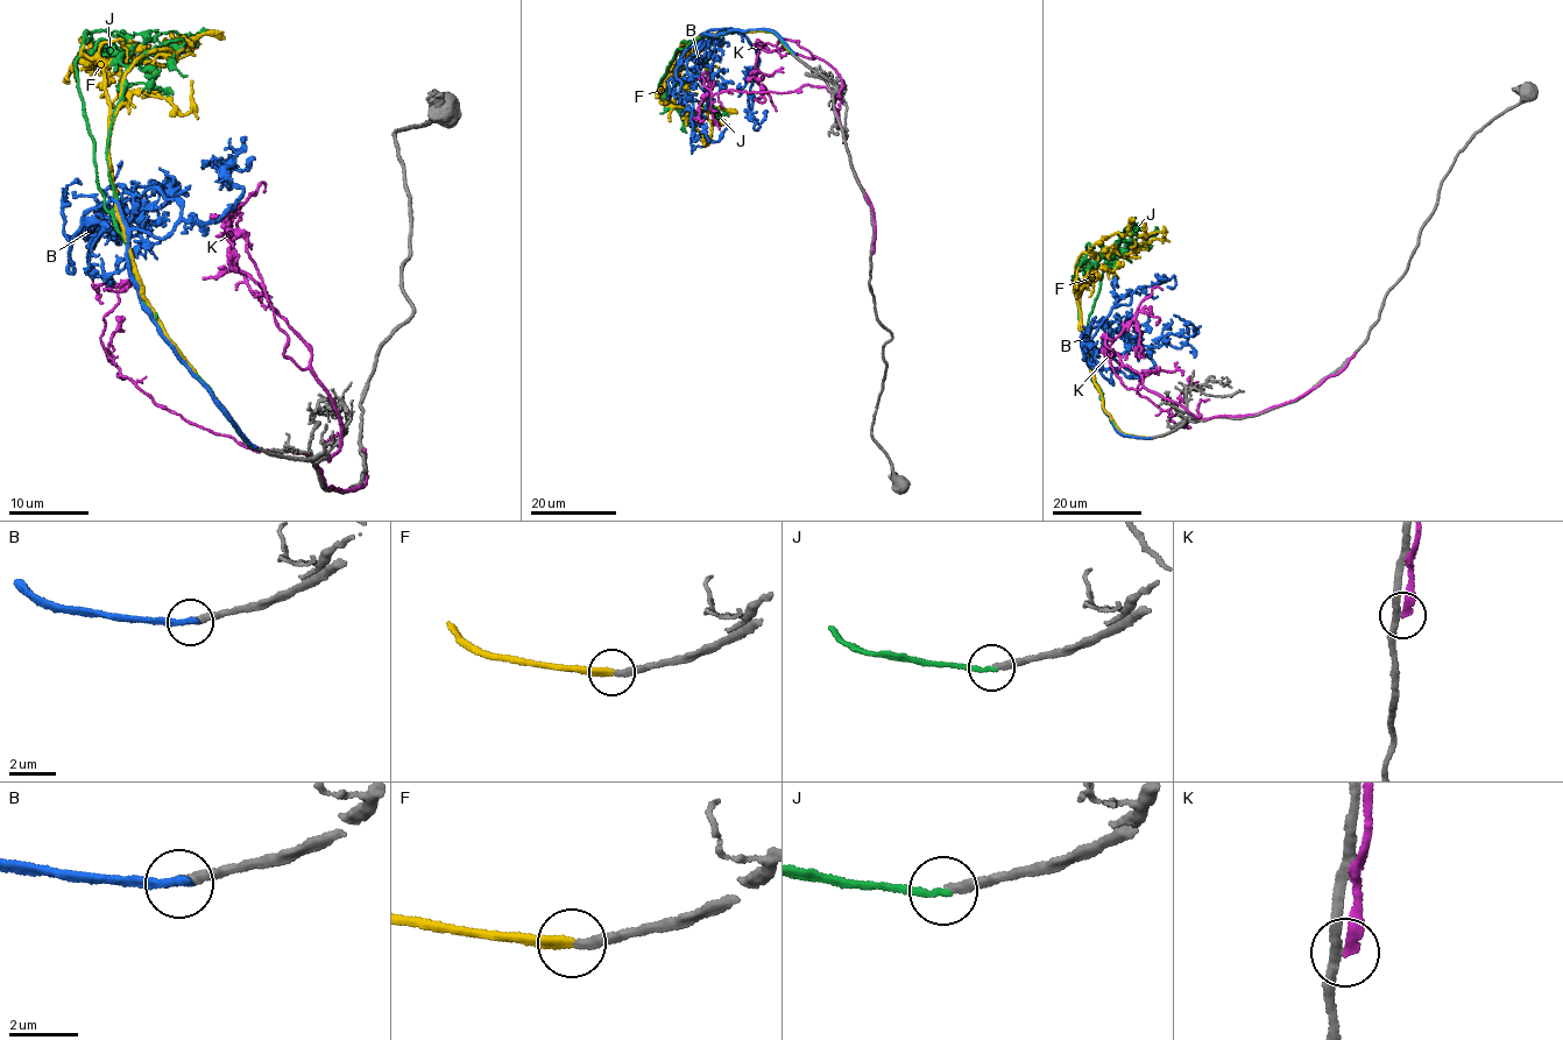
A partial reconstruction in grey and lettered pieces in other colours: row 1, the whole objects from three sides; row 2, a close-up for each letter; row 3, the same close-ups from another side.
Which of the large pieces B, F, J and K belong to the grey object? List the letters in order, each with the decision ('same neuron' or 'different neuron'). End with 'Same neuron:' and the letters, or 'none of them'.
B: different neuron
F: same neuron
J: different neuron
K: different neuron
Same neuron: F

